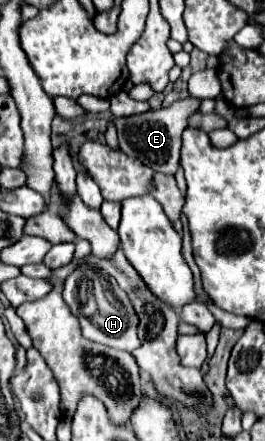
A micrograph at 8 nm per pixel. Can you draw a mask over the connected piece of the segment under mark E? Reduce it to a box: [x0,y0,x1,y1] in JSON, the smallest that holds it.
[114,97,200,175]

